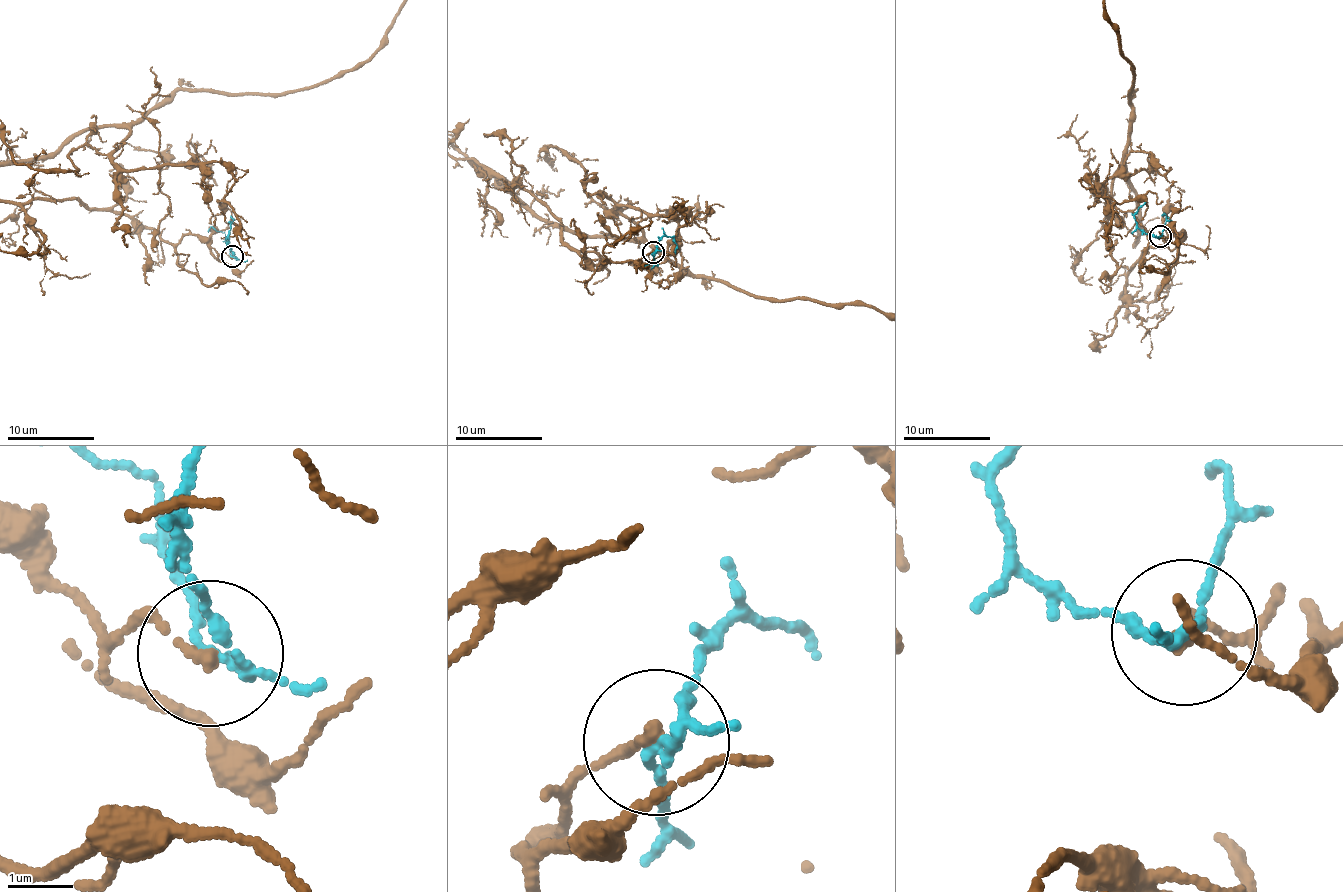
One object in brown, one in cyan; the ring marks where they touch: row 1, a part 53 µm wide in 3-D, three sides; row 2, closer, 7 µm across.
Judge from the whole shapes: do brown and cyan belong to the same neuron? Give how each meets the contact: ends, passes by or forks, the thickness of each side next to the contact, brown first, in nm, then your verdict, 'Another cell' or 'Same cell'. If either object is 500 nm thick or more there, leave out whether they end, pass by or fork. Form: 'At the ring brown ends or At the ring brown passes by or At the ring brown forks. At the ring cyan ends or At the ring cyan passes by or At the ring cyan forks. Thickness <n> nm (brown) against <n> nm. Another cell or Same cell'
At the ring brown ends. At the ring cyan forks. Thickness 160 nm (brown) against 110 nm. Another cell

